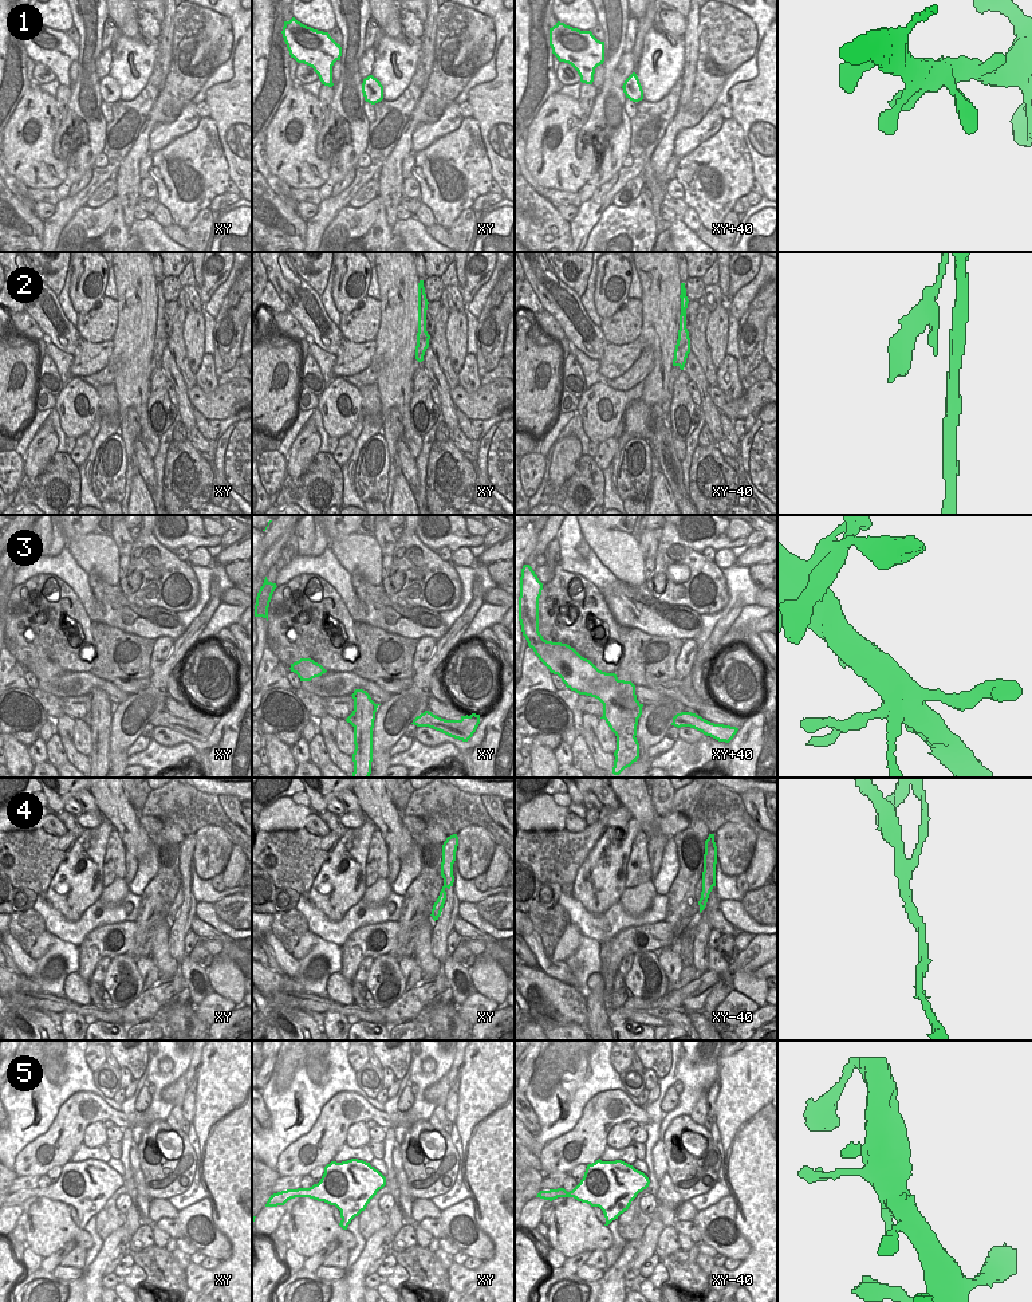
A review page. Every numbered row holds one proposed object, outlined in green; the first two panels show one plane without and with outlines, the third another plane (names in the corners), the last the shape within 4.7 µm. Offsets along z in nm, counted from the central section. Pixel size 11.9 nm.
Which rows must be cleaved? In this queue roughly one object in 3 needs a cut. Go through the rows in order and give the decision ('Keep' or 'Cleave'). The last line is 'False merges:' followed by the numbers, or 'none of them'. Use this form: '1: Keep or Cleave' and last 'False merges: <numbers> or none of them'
1: Keep
2: Keep
3: Cleave
4: Cleave
5: Keep
False merges: 3, 4.

